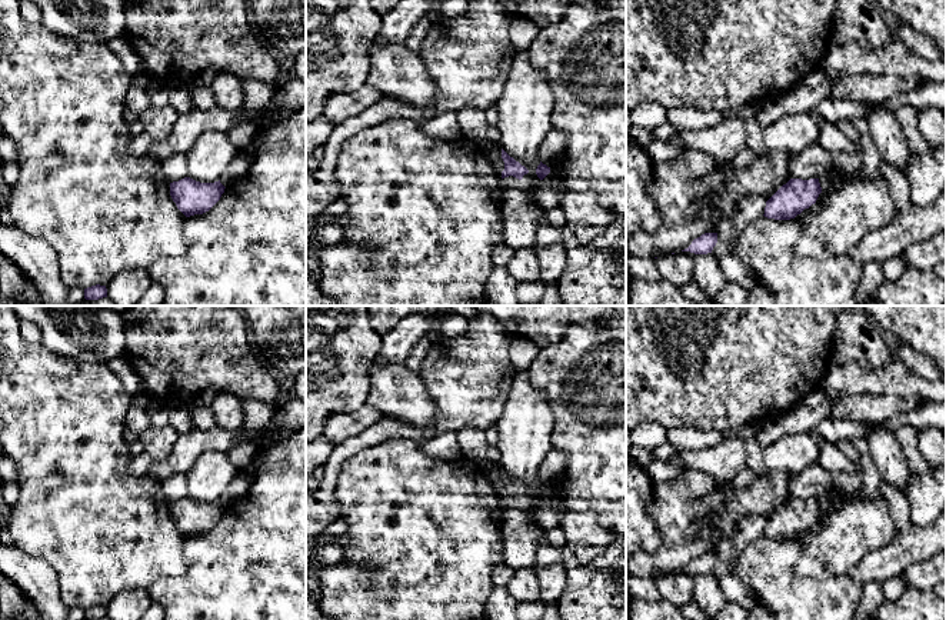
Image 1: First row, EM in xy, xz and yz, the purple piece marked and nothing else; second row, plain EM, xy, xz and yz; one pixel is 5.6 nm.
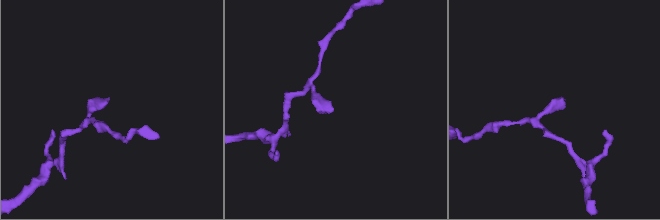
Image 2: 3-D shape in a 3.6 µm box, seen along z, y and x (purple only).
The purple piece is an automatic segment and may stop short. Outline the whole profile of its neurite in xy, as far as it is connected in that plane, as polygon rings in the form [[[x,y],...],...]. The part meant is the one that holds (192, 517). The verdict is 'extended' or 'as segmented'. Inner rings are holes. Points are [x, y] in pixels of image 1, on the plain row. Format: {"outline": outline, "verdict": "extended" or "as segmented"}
{"outline": [[[184,497],[170,503],[170,516],[177,529],[186,537],[190,537],[209,531],[220,520],[224,509],[220,500],[214,503],[200,503]]], "verdict": "as segmented"}

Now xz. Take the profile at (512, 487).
{"outline": [[[502,469],[502,530],[504,563],[513,570],[536,567],[536,554],[542,546],[544,529],[536,519],[536,507],[522,500],[529,490]]], "verdict": "extended"}

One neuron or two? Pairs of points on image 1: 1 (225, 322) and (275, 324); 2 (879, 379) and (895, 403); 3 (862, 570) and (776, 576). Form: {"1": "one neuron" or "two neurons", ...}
{"1": "two neurons", "2": "two neurons", "3": "two neurons"}

